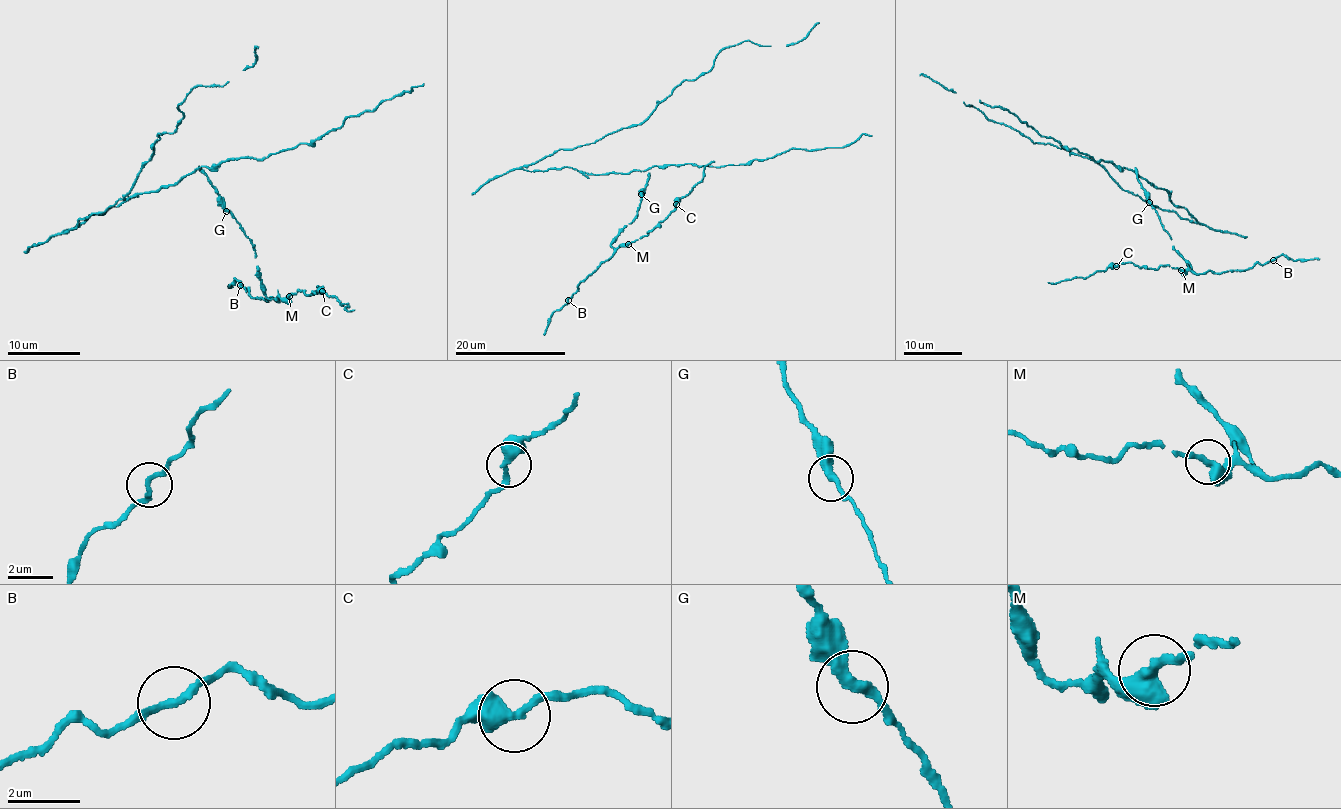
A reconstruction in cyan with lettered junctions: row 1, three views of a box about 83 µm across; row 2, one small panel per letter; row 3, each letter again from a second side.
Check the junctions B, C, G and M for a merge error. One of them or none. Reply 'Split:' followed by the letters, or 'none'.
Split: none

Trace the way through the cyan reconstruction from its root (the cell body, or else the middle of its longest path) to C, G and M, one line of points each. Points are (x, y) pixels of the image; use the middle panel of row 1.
C: (552, 168), (571, 167), (588, 174), (648, 172), (636, 217), (612, 241), (614, 248), (646, 235), (676, 204)
G: (552, 168), (571, 167), (588, 174), (646, 171), (648, 178), (641, 194)
M: (552, 168), (571, 167), (588, 174), (648, 172), (636, 217), (610, 244), (614, 248), (628, 244)

